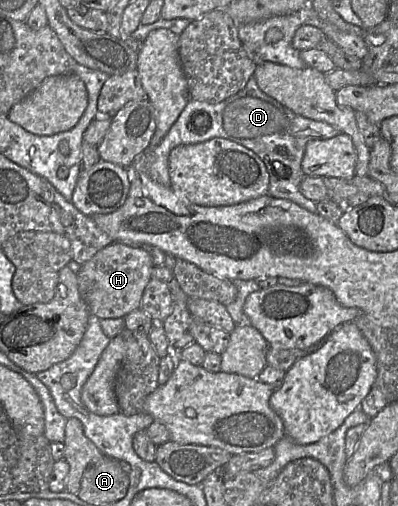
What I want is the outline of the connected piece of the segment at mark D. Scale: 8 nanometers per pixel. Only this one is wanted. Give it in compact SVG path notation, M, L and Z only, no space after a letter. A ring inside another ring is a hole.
M252 76L241 91L228 97L222 102L209 103L190 100L182 110L181 114L167 135L150 152L149 175L155 182L158 182L165 187L170 187L171 182L169 176L168 159L172 149L180 145L198 144L213 138L223 138L249 149L262 160L269 174L268 195L277 199L289 200L306 209L307 211L317 214L317 203L305 198L300 192L300 183L305 176L301 168L305 147L309 141L330 139L339 133L341 132L333 128L331 125L325 122L314 121L299 116L272 97L269 97L259 89L254 76ZM195 117L199 118L199 121L196 122L197 128L200 130L203 129L203 131L196 132L193 130L192 122Z

